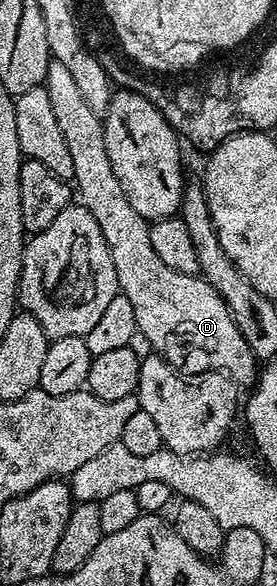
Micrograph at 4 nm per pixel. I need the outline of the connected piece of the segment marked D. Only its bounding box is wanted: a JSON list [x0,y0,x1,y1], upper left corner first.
[42,60,260,388]

